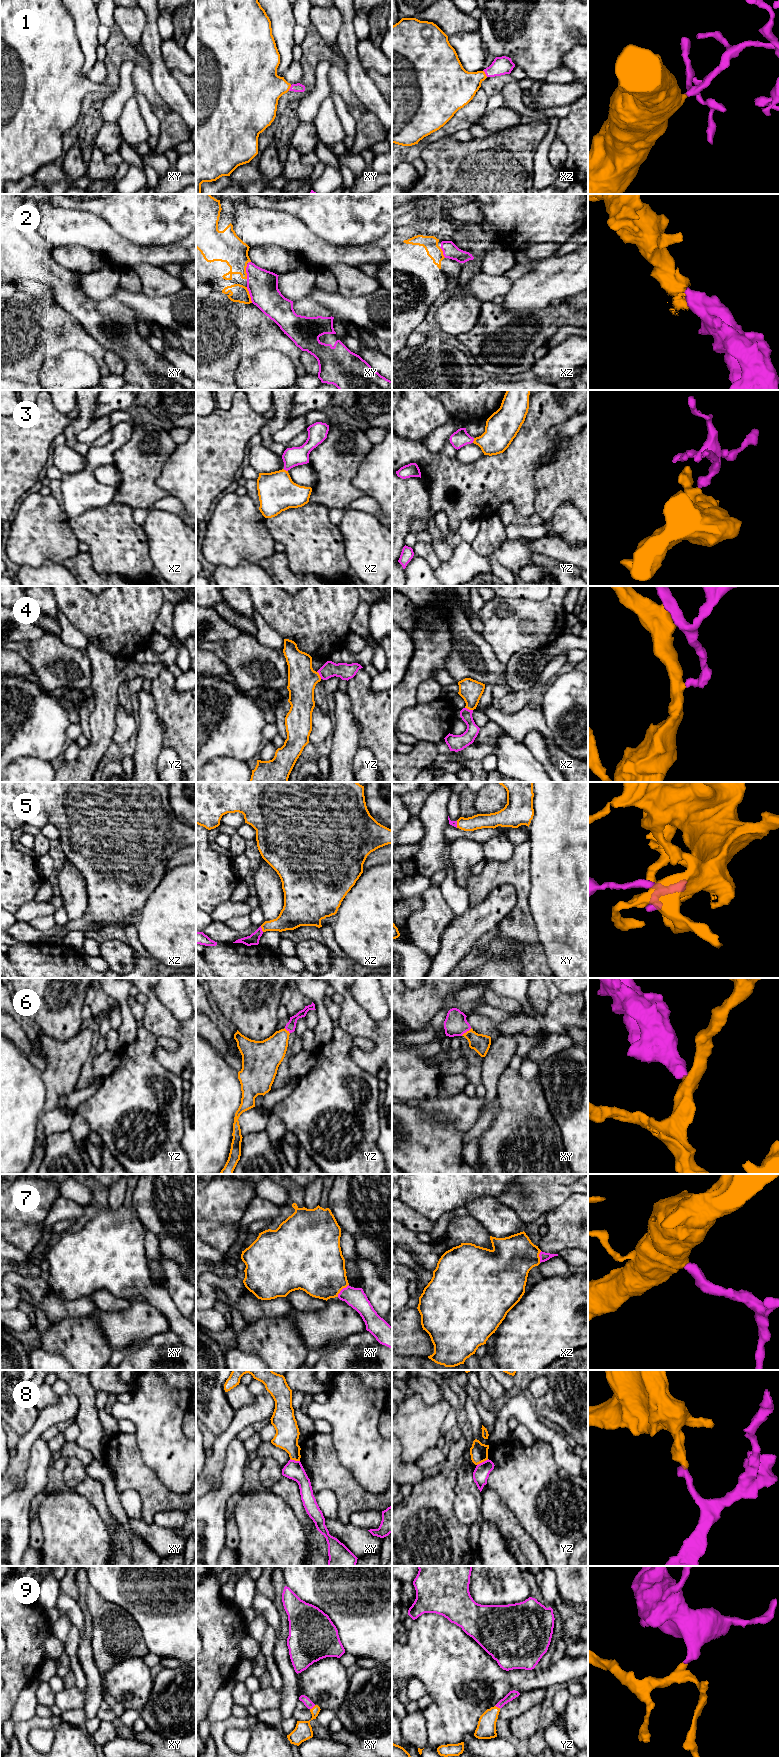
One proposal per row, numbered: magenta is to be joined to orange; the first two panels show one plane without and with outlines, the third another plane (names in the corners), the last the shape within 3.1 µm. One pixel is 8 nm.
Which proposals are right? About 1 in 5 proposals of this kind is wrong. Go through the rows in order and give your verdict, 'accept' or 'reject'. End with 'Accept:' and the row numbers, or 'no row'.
1: accept
2: accept
3: accept
4: accept
5: accept
6: accept
7: accept
8: reject
9: accept
Accept: 1, 2, 3, 4, 5, 6, 7, 9

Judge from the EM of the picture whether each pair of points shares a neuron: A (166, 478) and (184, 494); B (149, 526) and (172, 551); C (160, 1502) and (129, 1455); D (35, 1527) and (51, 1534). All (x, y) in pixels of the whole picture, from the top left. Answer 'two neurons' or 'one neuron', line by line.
A: one neuron
B: one neuron
C: one neuron
D: two neurons

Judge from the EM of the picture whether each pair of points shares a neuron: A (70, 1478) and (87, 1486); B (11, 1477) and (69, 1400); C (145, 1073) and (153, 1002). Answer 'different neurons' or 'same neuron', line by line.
A: different neurons
B: same neuron
C: different neurons

